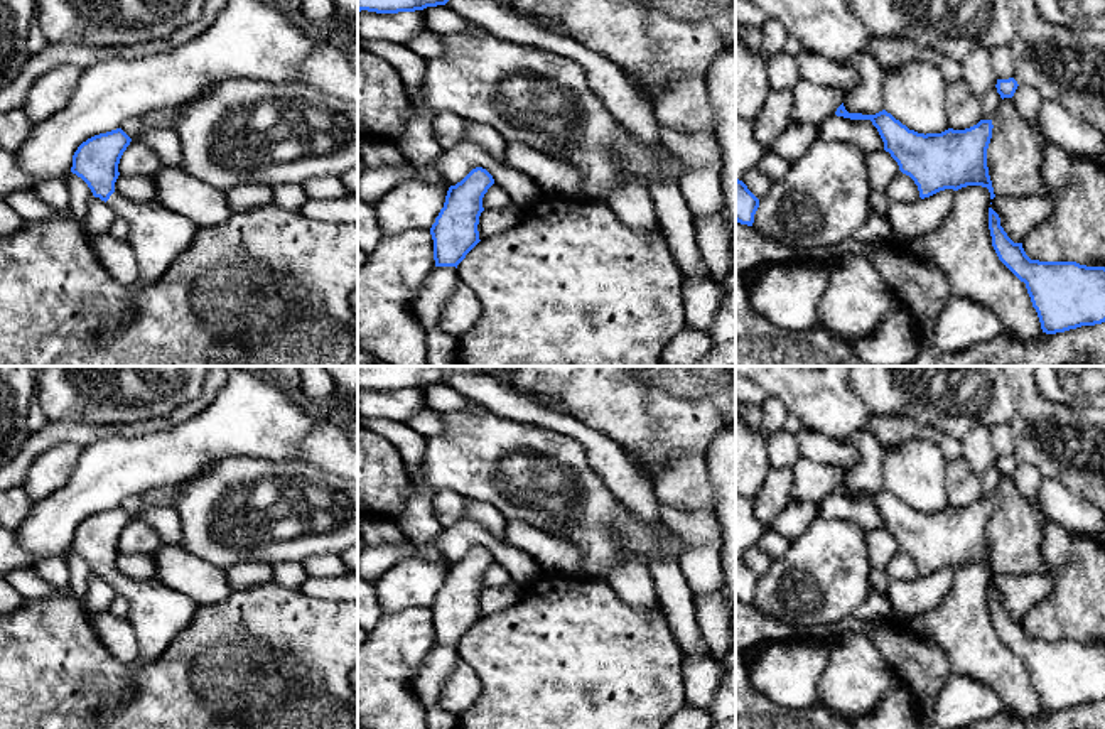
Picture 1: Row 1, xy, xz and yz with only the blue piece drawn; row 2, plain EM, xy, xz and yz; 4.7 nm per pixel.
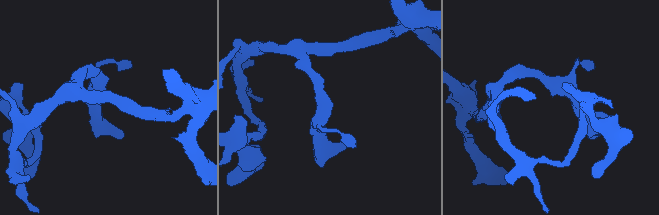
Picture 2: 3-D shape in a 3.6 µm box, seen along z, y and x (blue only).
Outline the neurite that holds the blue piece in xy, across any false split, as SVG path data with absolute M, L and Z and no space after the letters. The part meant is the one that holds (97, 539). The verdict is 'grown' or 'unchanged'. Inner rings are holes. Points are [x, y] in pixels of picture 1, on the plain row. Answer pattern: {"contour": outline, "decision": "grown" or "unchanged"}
{"contour": "M121 506L88 516L74 530L71 550L128 601L127 619L140 648L135 663L143 665L159 658L192 621L197 602L160 582L133 580L115 569L118 542L130 520Z", "decision": "grown"}

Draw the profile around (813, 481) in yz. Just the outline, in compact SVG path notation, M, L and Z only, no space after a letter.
M800 457L793 466L793 488L790 501L818 505L828 494L835 493L844 481L844 469L840 466L818 464Z

